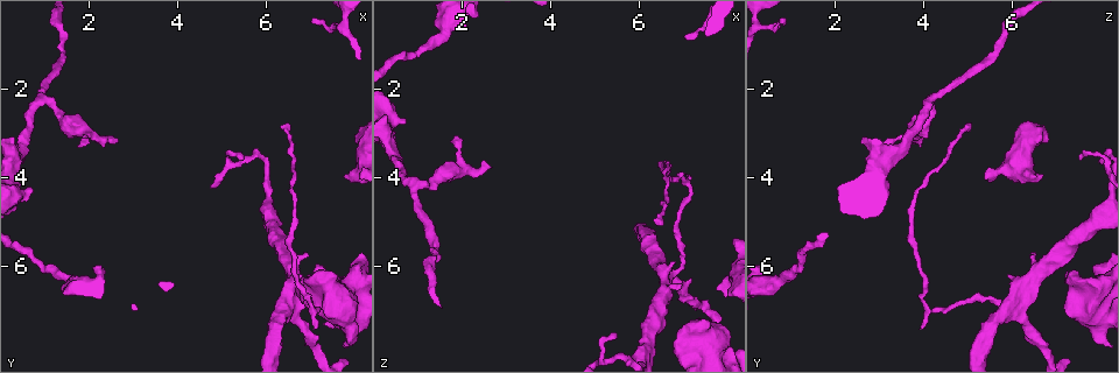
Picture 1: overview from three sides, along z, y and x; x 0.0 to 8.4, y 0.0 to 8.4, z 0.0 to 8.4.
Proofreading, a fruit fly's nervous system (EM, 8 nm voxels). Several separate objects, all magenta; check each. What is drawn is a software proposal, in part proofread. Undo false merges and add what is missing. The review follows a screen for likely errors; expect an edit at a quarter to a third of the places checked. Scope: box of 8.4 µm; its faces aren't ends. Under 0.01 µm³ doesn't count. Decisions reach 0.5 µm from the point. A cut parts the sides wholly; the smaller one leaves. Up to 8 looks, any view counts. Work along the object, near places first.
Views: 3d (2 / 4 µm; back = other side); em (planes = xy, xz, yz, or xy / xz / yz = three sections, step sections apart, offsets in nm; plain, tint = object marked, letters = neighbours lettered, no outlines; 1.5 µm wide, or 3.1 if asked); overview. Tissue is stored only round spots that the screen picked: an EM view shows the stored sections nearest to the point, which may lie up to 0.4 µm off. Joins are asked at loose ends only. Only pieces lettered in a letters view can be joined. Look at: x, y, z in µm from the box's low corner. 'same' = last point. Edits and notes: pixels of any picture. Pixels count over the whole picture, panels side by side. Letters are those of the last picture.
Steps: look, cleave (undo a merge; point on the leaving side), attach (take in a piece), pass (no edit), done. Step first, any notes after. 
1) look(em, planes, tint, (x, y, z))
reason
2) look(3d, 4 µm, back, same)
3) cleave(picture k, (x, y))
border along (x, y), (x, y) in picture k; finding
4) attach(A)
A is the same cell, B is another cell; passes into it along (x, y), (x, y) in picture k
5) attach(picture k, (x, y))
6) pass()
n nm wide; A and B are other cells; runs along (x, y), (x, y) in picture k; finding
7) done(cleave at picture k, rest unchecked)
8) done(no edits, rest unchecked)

look(3d, 4 µm, (7.40, 6.15, 7.15))
thick end

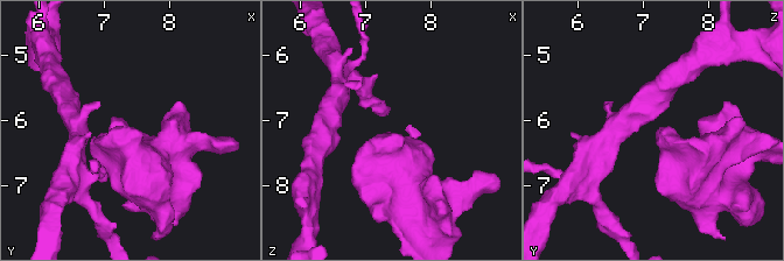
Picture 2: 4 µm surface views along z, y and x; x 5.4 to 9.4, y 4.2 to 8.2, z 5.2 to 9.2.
look(em, planes, letters, (7.45, 6.15, 7.15))
now the EM

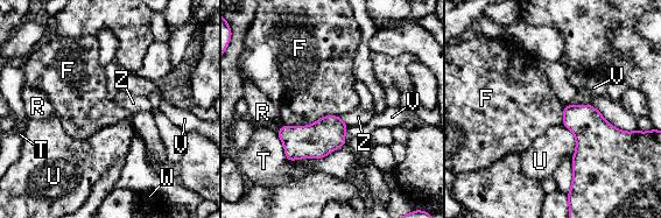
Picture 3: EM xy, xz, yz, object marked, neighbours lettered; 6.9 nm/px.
pass()
F, R, T, U, V, W and Z are other cells; no lettered piece goes on from it

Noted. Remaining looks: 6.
look(3d, 4 µm, (5.55, 3.60, 7.55))

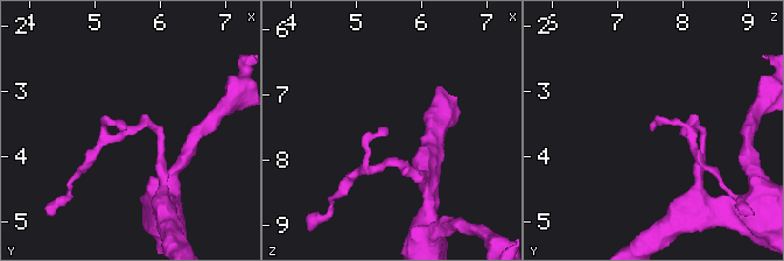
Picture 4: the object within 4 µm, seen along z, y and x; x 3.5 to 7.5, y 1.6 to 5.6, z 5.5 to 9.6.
look(em, planes, letters, (5.50, 3.60, 7.50))
need the tissue

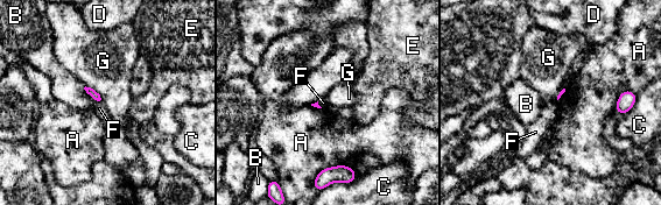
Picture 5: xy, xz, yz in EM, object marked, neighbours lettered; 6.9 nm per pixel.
pass()
A, B, C, D, E, F and G are other cells; border along (84, 86), (92, 87), (102, 99) in picture 5; no lettered piece goes on from it

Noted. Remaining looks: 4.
look(em, planes, letters, (2.50, 3.25, 3.65))
free end

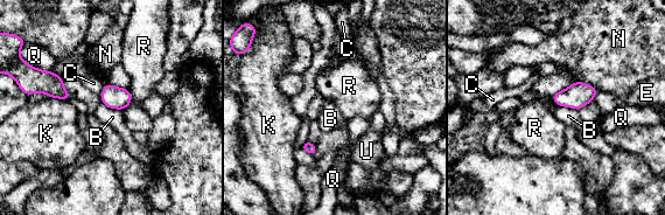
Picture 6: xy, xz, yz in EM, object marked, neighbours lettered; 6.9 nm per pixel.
pass()
N touches over 170 nm; B, C, E, K, N, Q, R and U are other cells; border along (557, 104), (572, 106), (578, 110) in picture 6; no lettered piece goes on from it

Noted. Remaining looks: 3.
done(no edits, rest unchecked)

